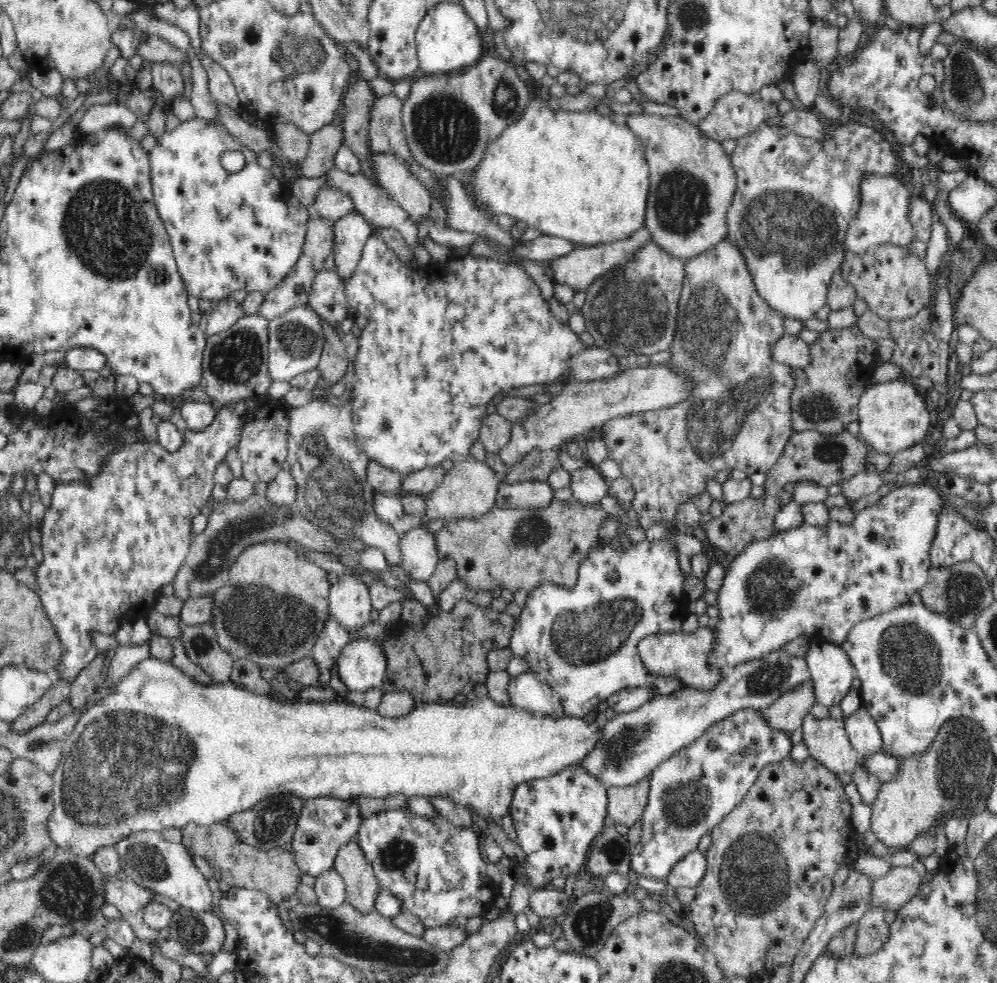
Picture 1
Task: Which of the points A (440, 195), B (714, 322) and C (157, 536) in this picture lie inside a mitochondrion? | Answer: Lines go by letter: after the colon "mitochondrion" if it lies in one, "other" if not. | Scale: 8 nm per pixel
A: other
B: mitochondrion
C: other

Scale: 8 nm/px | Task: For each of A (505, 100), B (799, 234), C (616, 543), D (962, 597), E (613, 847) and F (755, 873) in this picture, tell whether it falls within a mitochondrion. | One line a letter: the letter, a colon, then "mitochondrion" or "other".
A: mitochondrion
B: mitochondrion
C: other
D: mitochondrion
E: mitochondrion
F: mitochondrion

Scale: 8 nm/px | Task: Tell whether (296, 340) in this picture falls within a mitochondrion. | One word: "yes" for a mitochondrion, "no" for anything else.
yes

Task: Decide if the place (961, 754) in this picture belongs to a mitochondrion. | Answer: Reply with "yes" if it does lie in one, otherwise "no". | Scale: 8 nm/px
yes

